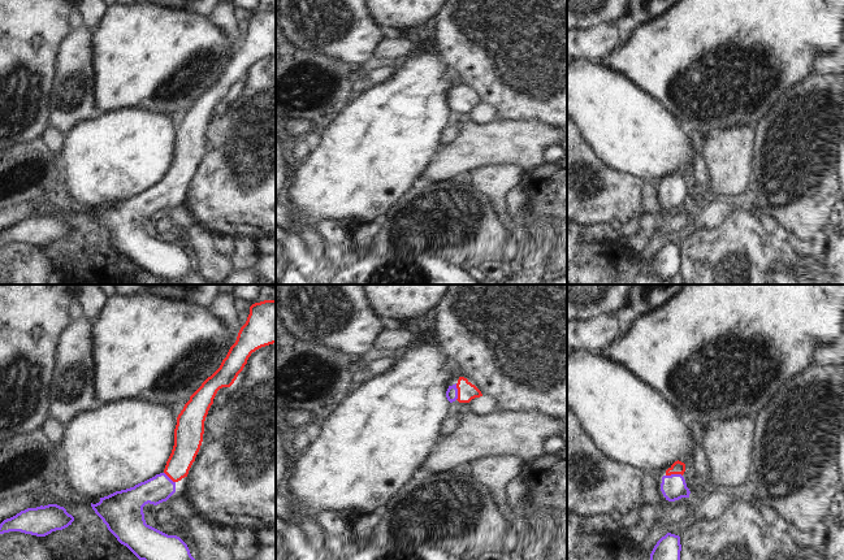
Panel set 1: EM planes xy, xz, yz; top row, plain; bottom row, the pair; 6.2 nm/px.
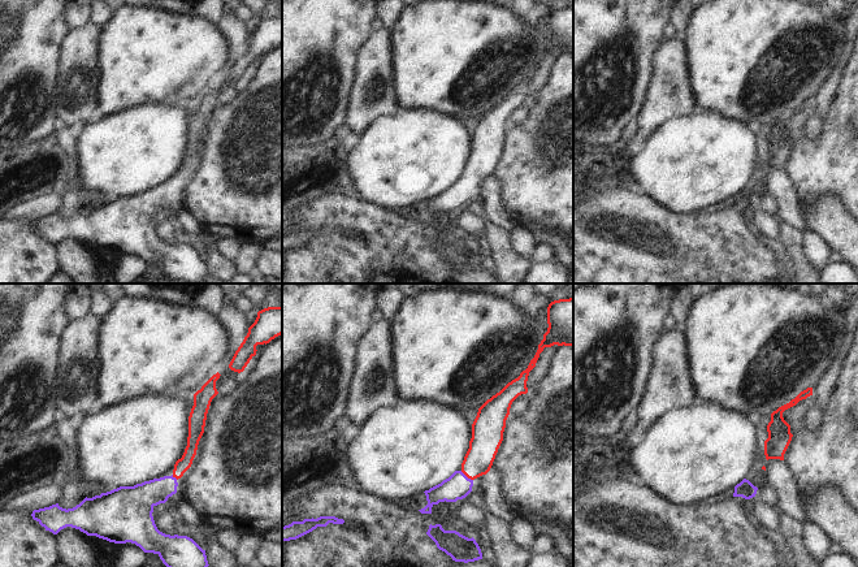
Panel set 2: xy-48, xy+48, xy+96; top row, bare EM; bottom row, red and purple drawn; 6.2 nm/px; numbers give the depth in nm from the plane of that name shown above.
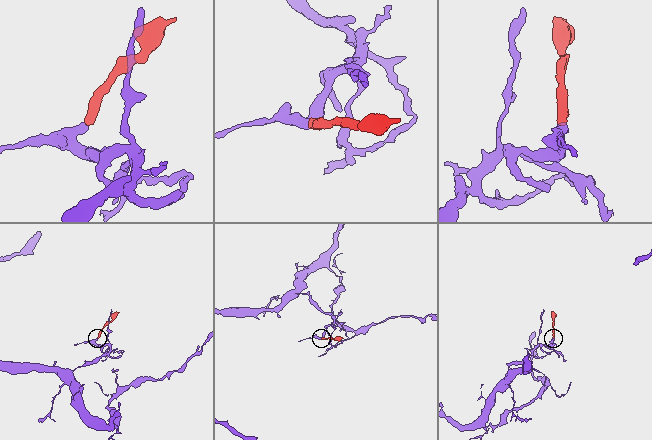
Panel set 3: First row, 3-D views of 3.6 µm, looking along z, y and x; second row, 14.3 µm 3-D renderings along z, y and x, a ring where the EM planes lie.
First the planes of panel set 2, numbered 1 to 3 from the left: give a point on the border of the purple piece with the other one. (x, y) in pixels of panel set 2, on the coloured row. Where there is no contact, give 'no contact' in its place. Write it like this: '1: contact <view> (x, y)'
1: contact xy-48 (174, 476)
2: contact xy+48 (467, 476)
3: no contact

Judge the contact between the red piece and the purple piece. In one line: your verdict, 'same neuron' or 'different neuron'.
same neuron

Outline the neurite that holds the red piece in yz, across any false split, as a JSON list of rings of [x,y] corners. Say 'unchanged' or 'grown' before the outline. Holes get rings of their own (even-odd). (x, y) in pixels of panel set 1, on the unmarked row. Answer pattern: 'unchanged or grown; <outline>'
grown; [[[679,169],[666,179],[661,192],[661,200],[666,209],[675,210],[681,207],[689,207],[691,200],[683,186],[684,181],[685,173]]]

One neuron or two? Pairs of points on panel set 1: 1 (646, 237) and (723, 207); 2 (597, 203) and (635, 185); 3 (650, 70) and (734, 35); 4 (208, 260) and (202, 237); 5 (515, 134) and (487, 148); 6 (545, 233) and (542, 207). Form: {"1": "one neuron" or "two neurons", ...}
{"1": "two neurons", "2": "one neuron", "3": "one neuron", "4": "one neuron", "5": "one neuron", "6": "one neuron"}

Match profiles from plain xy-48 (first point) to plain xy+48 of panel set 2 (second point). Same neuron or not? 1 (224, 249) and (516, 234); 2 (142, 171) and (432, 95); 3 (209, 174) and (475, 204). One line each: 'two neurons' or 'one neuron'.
1: one neuron
2: two neurons
3: two neurons

